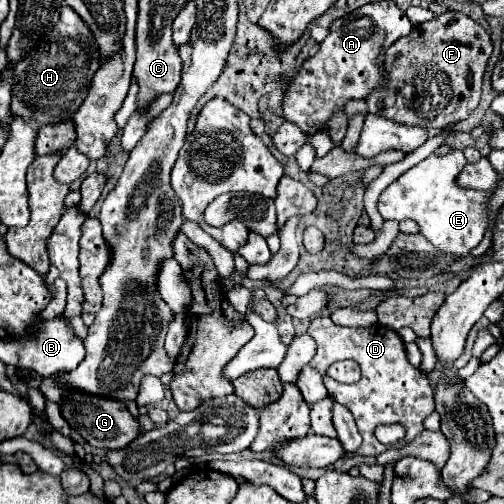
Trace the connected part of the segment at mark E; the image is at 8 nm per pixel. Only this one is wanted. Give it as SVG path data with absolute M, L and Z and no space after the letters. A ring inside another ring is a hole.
M450 152L444 158L438 158L434 153L431 154L420 164L416 164L414 168L404 172L396 182L392 182L380 194L380 198L378 198L378 212L386 220L406 220L406 218L410 218L410 220L414 220L422 228L422 234L428 240L432 240L432 244L436 244L436 248L440 248L442 252L456 254L456 256L468 256L468 252L482 242L484 230L490 224L490 200L492 200L492 192L460 188L456 178L460 174L460 168L464 168L464 166L466 166L466 158L464 158L462 152Z

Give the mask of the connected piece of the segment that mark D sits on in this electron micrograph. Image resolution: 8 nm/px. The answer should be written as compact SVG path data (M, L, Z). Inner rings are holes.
M316 316L310 322L308 334L316 342L316 354L310 360L310 366L316 368L324 376L324 386L330 396L346 406L362 434L362 444L356 452L344 454L344 458L368 458L386 452L388 448L402 448L412 442L424 428L422 422L434 412L434 392L426 376L422 376L406 358L406 348L402 338L392 328L384 328L382 324L372 324L368 328L350 328L338 326L328 316ZM338 360L354 360L360 364L362 378L356 384L340 384L326 374L326 370ZM378 424L402 424L406 428L406 436L392 446L384 446L376 440L374 428Z

